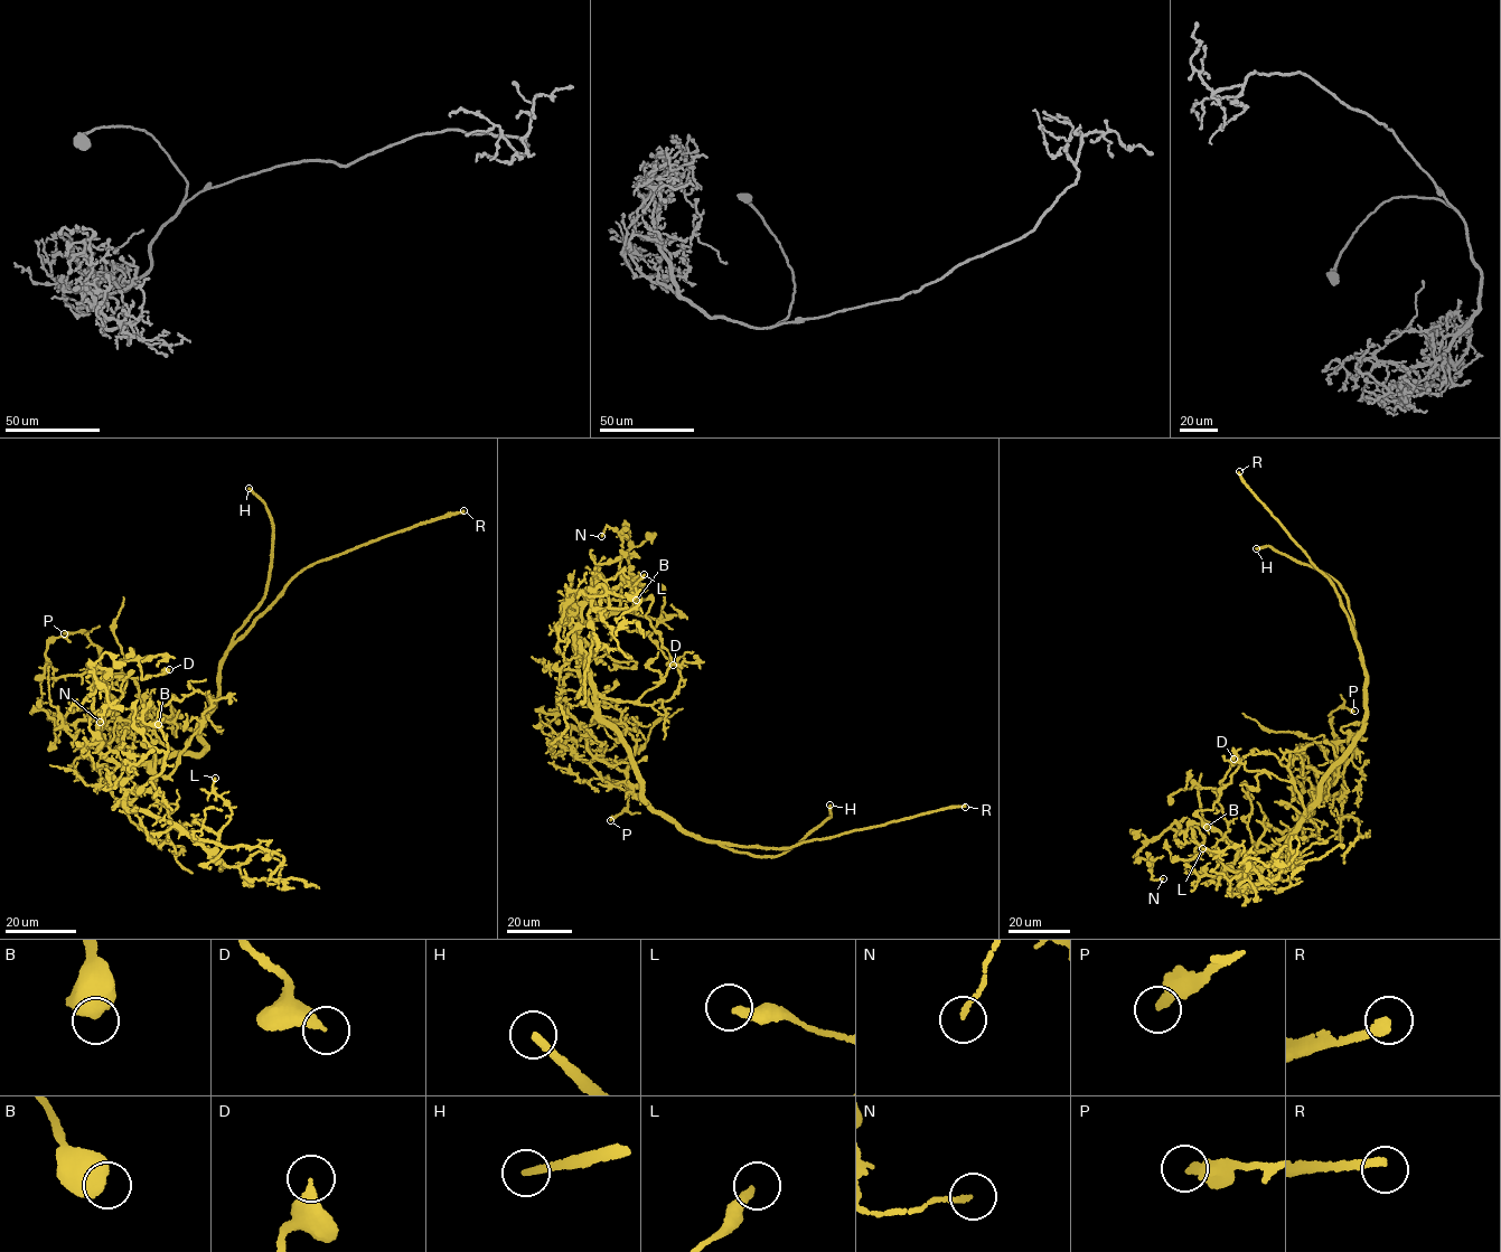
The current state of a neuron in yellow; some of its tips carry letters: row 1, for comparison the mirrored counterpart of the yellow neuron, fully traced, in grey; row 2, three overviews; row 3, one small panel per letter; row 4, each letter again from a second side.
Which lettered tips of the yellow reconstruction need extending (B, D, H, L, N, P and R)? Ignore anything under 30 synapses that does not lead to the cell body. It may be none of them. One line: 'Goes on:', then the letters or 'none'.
Goes on: H, R

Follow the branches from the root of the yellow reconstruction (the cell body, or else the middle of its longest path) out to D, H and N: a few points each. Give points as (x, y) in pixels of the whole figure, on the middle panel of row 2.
D: (624, 741), (588, 702), (575, 647), (582, 626), (619, 610), (660, 621), (649, 638), (673, 665)
H: (624, 741), (653, 808), (686, 834), (735, 852), (770, 857), (784, 853), (831, 816), (829, 805)
N: (624, 741), (588, 702), (575, 656), (582, 626), (619, 606), (630, 572), (626, 525), (601, 536)

